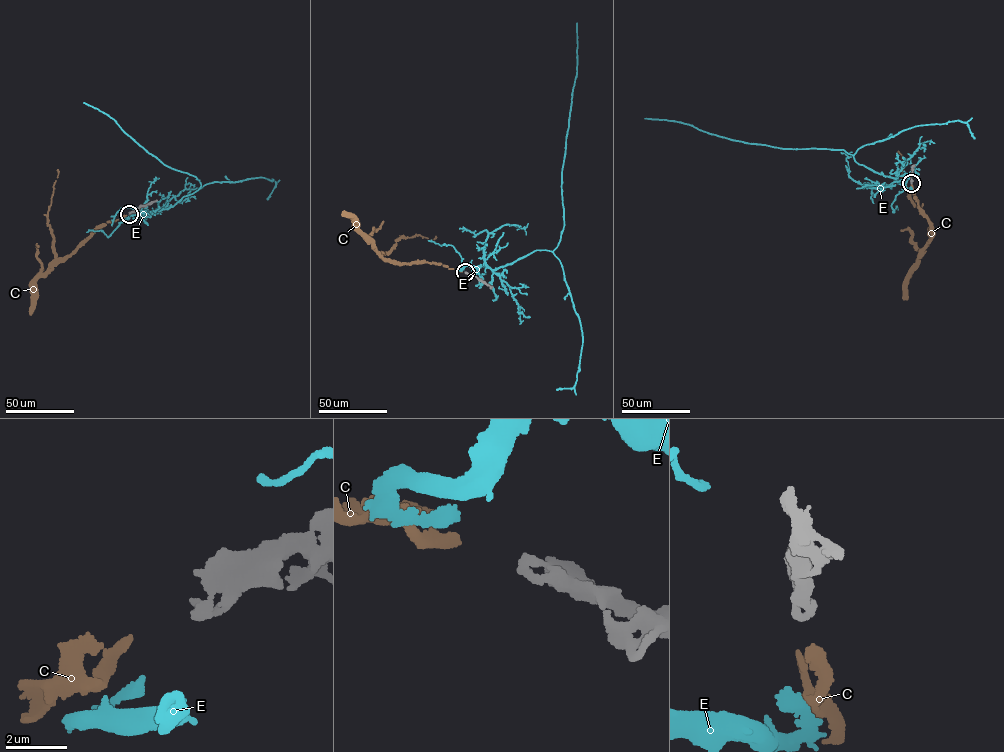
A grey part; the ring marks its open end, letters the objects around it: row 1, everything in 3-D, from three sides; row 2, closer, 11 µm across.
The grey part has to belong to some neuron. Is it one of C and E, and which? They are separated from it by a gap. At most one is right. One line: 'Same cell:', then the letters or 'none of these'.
Same cell: C

